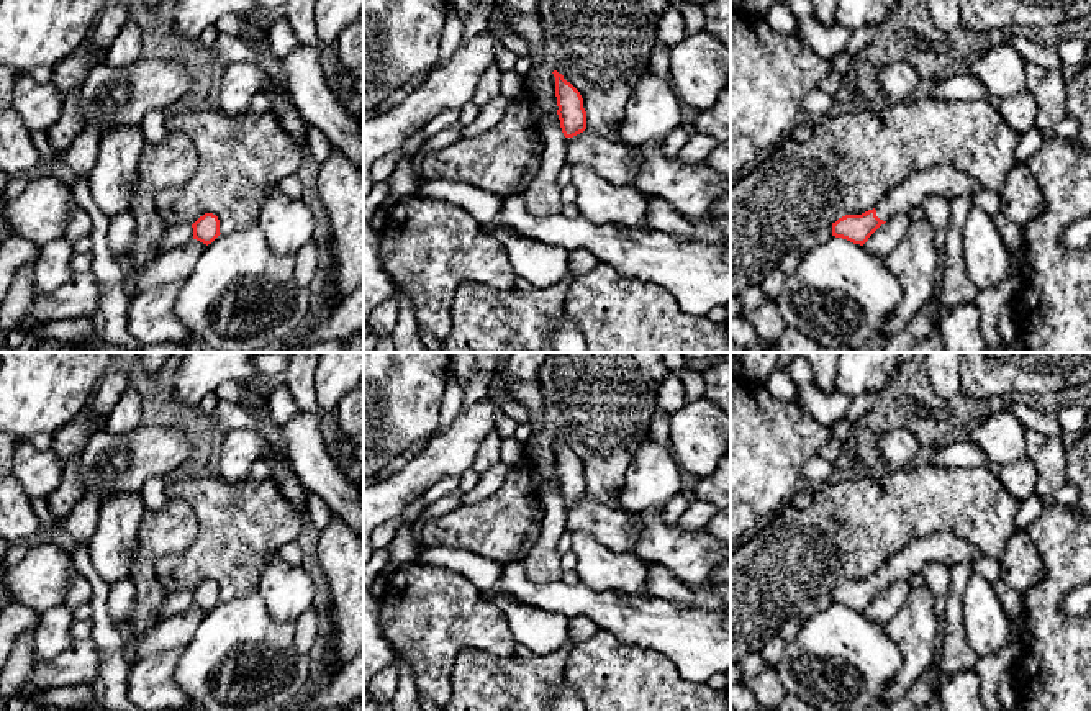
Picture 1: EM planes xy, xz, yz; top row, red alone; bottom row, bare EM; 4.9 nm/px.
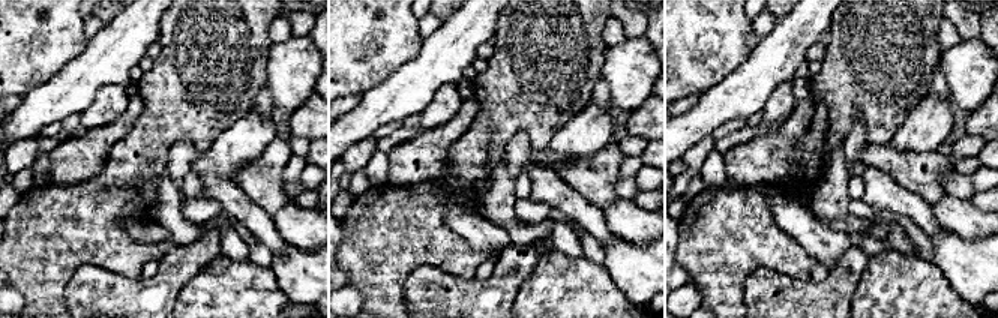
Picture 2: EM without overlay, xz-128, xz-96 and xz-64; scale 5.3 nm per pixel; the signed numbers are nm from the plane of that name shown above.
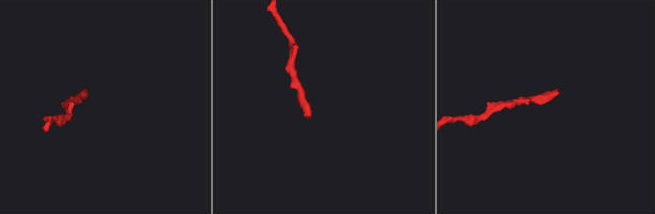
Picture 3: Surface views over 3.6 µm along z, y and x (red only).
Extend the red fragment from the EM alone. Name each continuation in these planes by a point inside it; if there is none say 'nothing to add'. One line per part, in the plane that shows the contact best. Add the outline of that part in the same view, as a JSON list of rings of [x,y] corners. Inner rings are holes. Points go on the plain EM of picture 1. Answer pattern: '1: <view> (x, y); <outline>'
1: yz (946, 547); [[[940,531],[912,539],[875,577],[880,586],[890,588],[896,582],[909,582],[914,575],[921,575],[929,562],[940,562],[950,567],[960,562],[971,562],[978,555],[981,554],[968,541]]]

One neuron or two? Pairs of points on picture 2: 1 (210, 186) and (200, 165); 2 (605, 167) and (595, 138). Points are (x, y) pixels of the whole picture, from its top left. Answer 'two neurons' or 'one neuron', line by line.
1: two neurons
2: two neurons

